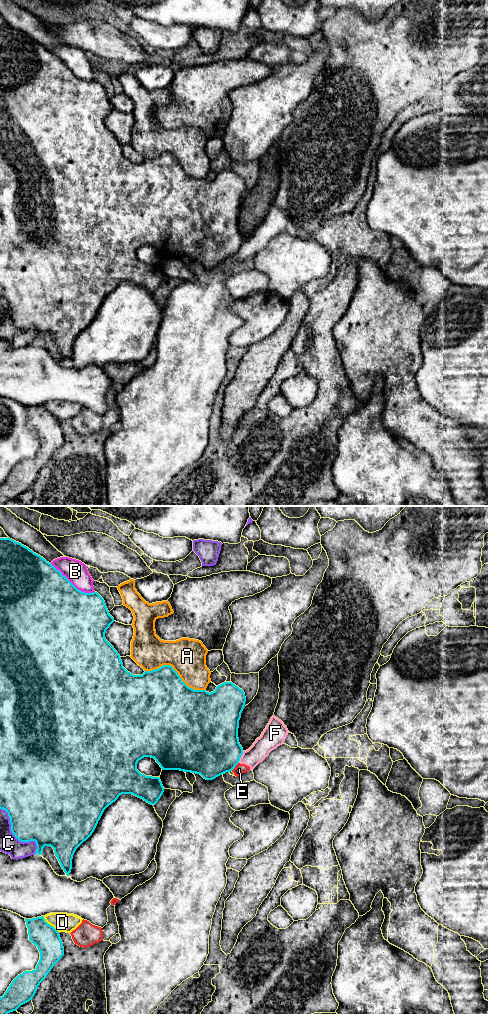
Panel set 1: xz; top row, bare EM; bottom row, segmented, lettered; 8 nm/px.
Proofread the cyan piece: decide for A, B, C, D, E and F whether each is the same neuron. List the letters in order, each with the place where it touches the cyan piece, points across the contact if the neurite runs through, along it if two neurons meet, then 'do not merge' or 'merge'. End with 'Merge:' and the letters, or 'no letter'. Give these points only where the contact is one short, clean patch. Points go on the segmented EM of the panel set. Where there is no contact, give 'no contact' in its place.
A: contact xz (176, 672); do not merge
B: contact xz (71, 583); do not merge
C: contact xz (16, 837); do not merge
D: contact xz (49, 924); do not merge
E: contact xz (235, 765); do not merge
F: contact xz (240, 757); border xz (243, 751), (238, 762); do not merge
Merge: no letter

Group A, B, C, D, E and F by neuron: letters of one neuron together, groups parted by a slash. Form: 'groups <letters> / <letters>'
groups A / B / C / D / E F

